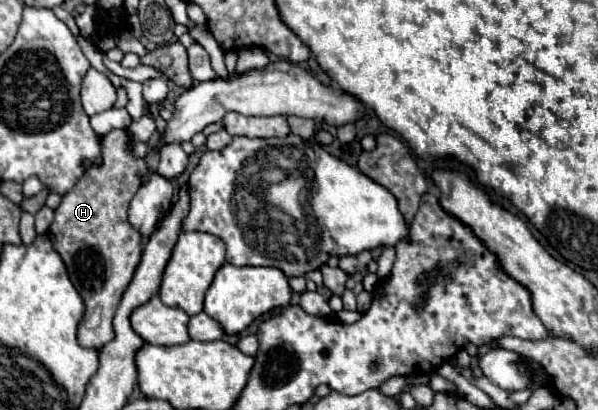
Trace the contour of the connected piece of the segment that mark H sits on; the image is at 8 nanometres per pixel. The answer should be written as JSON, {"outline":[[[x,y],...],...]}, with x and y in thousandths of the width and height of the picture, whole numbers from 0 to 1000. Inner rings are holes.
{"outline":[[[186,317],[172,332],[172,400],[149,410],[122,463],[105,478],[82,556],[89,605],[109,634],[115,678],[142,737],[142,771],[129,800],[129,834],[156,854],[169,854],[192,824],[189,771],[239,620],[236,576],[216,546],[212,507],[239,449],[246,400],[219,380],[212,341],[212,317]]]}

